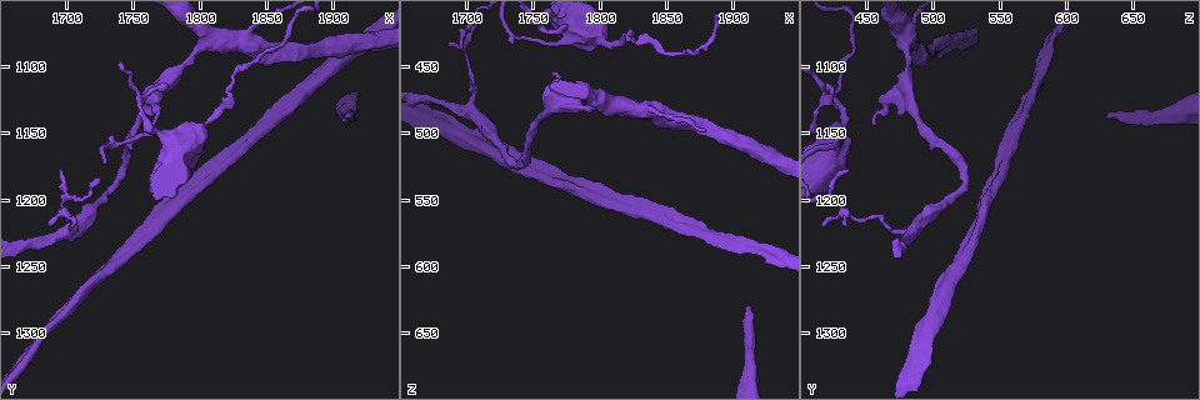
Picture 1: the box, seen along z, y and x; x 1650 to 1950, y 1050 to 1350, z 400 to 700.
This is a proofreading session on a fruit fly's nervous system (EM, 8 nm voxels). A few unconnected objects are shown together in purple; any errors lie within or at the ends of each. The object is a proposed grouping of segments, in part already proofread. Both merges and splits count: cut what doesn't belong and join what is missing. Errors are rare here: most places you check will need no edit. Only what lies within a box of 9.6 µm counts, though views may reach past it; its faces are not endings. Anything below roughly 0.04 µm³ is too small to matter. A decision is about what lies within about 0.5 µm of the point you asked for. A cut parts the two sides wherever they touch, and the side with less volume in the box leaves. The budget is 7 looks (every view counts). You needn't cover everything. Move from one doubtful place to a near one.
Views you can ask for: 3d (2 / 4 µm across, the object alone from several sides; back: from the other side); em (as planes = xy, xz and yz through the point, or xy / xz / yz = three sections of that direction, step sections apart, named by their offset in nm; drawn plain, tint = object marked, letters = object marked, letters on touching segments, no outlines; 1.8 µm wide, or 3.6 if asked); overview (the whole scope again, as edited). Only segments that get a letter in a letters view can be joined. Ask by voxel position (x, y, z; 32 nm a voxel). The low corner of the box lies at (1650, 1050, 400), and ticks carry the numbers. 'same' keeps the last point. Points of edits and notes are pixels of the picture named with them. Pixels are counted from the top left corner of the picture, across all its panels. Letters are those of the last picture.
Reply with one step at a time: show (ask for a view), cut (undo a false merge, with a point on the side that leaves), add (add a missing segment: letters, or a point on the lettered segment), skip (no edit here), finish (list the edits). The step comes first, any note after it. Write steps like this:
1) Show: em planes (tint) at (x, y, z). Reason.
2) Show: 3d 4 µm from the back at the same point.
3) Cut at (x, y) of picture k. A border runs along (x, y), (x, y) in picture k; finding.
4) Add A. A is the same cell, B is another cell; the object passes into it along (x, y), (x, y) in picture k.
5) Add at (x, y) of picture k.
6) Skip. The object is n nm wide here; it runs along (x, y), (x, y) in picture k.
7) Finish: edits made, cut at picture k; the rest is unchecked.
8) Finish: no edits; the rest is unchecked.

Show: 3d 2 µm at (1766, 1144, 456). Branch stops here.

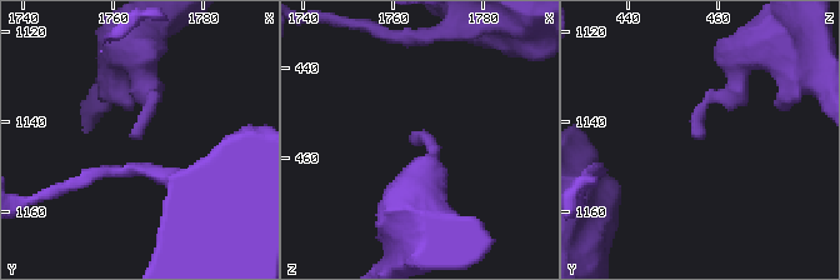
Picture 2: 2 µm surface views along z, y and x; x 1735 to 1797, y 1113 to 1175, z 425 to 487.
Show: em planes (plain) at (1764, 1144, 455). Need the tissue.

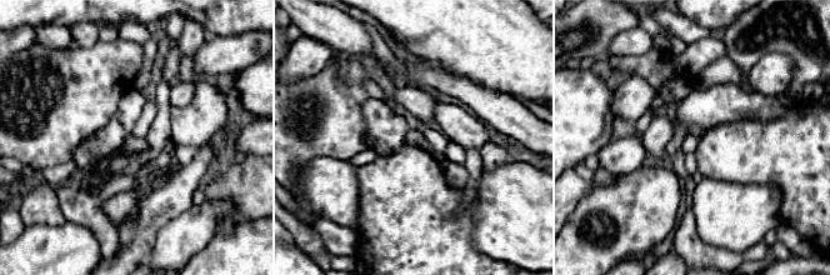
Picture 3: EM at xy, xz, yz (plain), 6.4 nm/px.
Show: em planes (letters) at the same point. What lies round it.

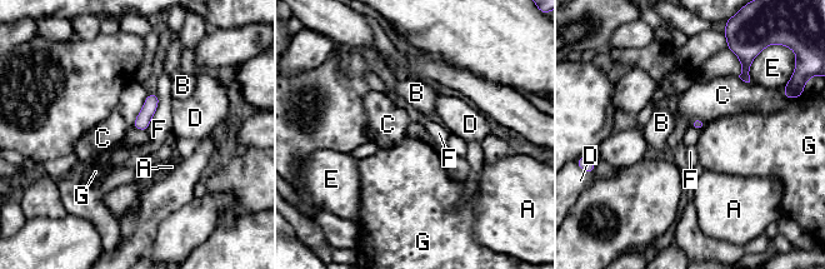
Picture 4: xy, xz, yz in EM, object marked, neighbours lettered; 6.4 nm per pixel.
Skip. The longest contact is with F, 240 nm; A, B, C, D, E, F and G are other cells; a border runs along (148, 95), (131, 126) in picture 4; no lettered segment goes on from it.

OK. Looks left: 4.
Show: 3d 2 µm at (1702, 1226, 484). Sharp bend.

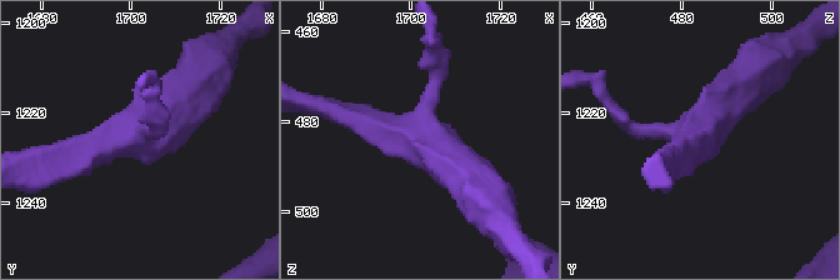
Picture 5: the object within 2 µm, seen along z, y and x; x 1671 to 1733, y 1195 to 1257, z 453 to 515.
Show: em planes (plain) at (1703, 1225, 484). 3 arms meet here; now the EM.

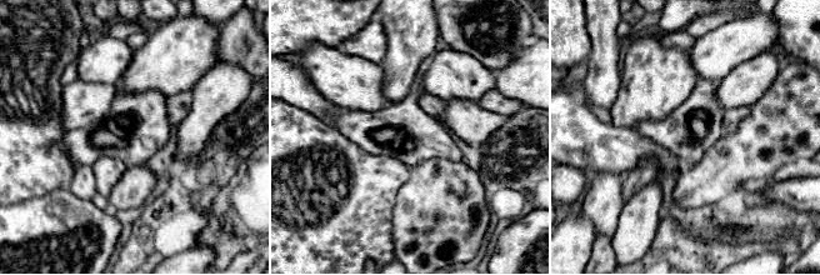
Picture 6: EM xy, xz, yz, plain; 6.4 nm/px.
Show: em planes (letters) at the same point. See the neighbours.

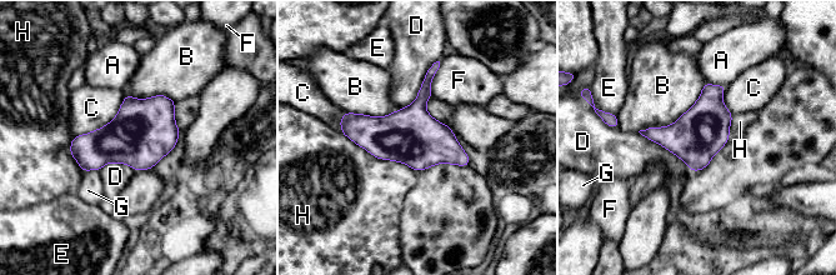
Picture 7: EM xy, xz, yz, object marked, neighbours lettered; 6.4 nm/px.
Skip. A, B, C, D, E, F, G and H are other cells; a border runs along (439, 60), (416, 98), (400, 109) in picture 7; continuous, no second neuron.

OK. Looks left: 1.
Show: em planes (letters) at (1910, 1140, 630). Branch stops here.

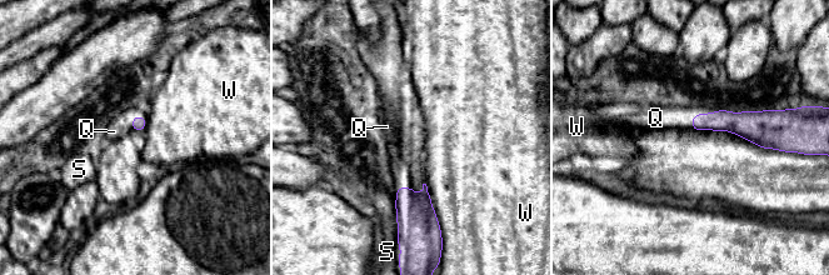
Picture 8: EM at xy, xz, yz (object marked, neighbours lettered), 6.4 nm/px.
Add Q. Q is the same cell, S and W are other cells; the object passes into it along (724, 120), (692, 121), (655, 118) in picture 8; it goes on there.

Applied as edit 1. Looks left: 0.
Finish: edits made, add at picture 8; the rest is unchecked.

